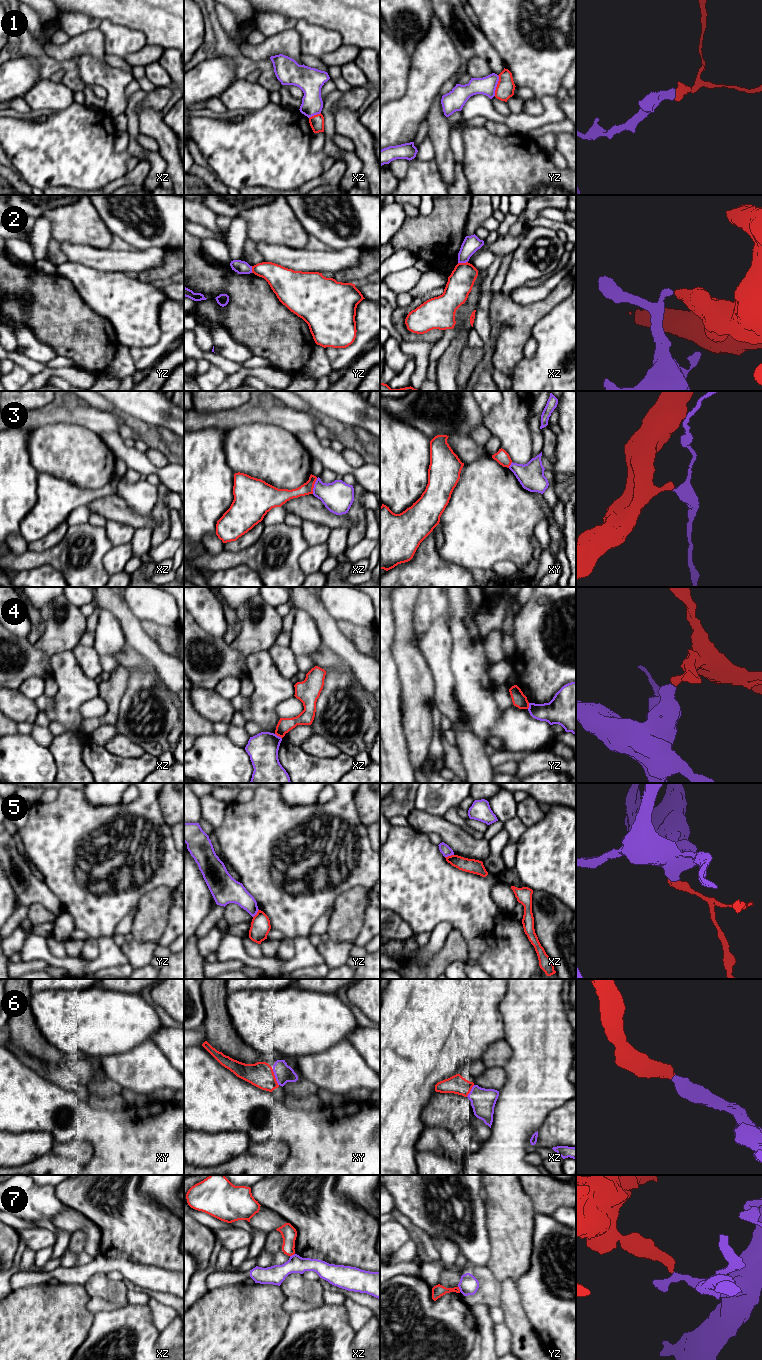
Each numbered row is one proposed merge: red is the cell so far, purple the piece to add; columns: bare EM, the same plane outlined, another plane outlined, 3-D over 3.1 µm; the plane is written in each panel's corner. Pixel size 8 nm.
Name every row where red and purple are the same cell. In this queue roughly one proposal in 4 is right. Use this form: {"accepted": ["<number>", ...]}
{"accepted": ["6"]}

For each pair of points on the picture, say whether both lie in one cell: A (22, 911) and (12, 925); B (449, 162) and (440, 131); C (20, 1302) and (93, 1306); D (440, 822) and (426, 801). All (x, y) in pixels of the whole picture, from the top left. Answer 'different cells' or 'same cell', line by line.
A: same cell
B: same cell
C: different cells
D: different cells

